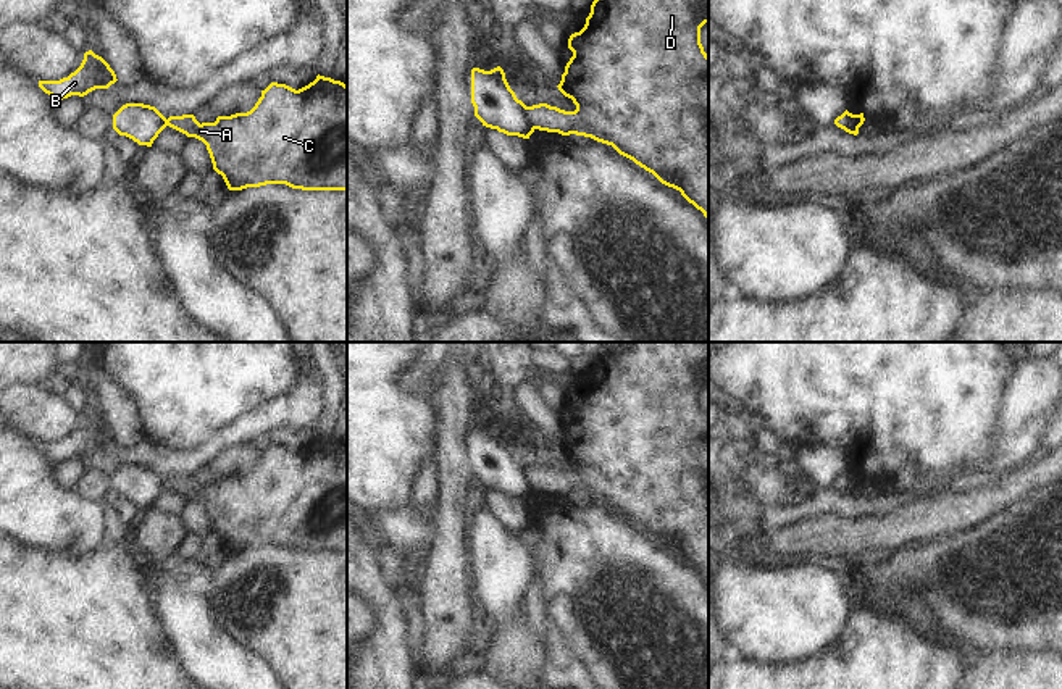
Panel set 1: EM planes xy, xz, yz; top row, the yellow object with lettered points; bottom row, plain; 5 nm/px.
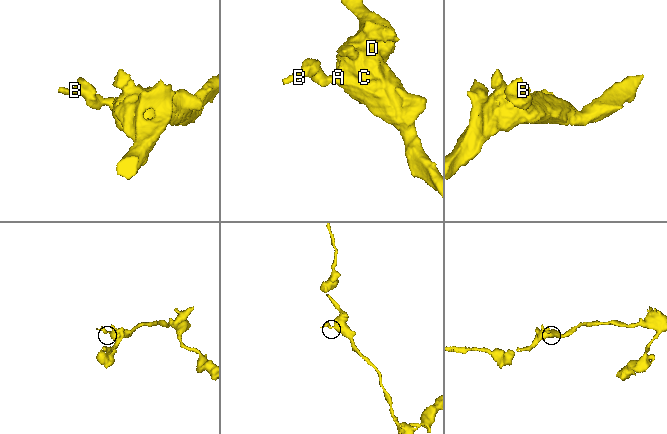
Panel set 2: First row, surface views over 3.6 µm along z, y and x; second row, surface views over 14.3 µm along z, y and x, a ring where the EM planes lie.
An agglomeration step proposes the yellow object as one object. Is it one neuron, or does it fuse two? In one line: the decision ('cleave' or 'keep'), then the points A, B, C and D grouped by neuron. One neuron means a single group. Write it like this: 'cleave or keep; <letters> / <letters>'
cleave; A C D / B

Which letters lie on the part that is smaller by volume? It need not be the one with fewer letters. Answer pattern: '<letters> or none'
B

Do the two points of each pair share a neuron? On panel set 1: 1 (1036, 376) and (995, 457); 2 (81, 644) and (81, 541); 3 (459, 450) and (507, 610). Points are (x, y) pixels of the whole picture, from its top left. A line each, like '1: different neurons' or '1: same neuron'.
1: same neuron
2: different neurons
3: different neurons

